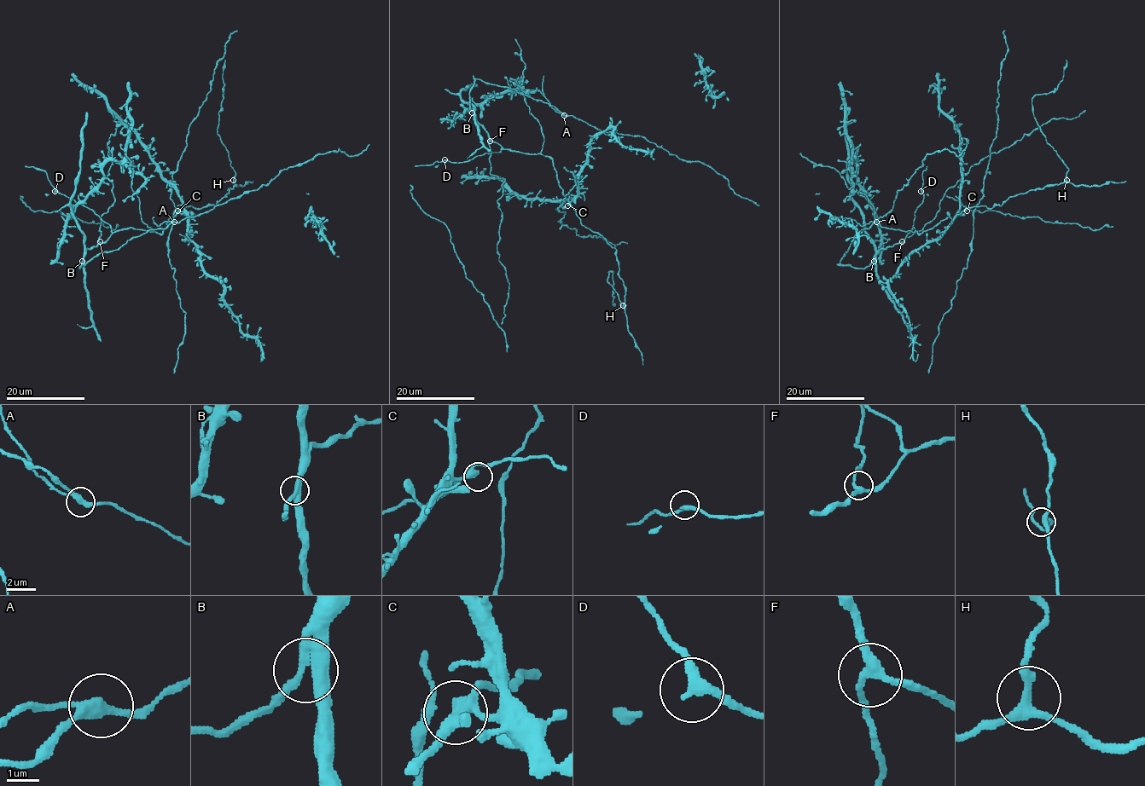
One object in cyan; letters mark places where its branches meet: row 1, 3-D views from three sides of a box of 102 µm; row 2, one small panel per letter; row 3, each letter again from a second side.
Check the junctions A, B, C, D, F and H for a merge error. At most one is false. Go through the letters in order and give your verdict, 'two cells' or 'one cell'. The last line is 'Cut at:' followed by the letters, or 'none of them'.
A: two cells
B: one cell
C: one cell
D: one cell
F: one cell
H: one cell
Cut at: A

